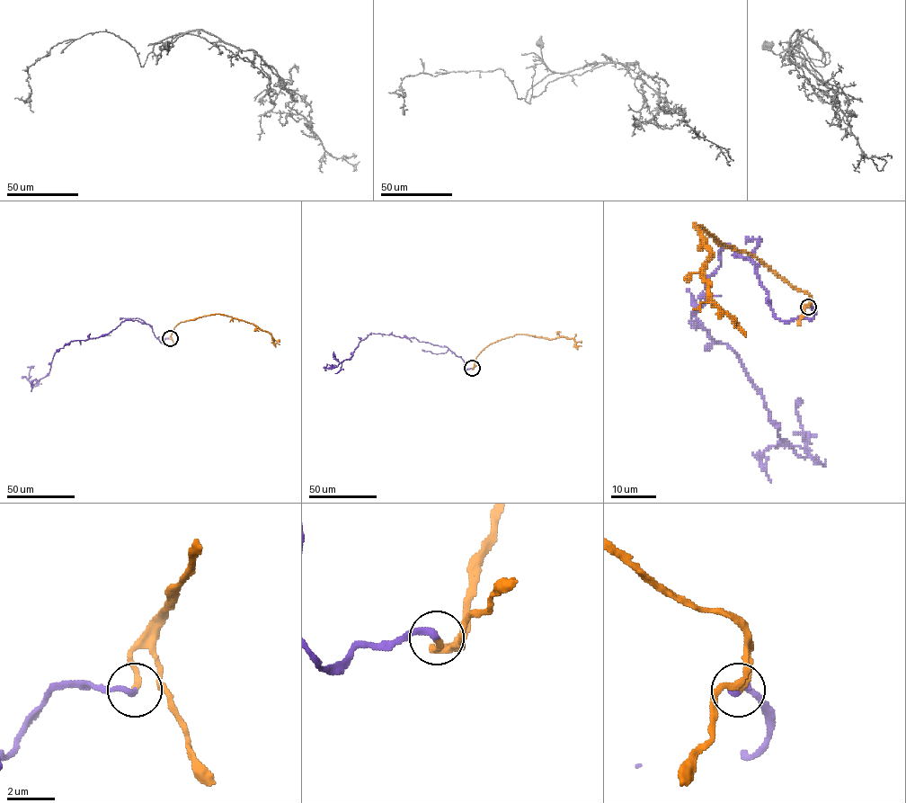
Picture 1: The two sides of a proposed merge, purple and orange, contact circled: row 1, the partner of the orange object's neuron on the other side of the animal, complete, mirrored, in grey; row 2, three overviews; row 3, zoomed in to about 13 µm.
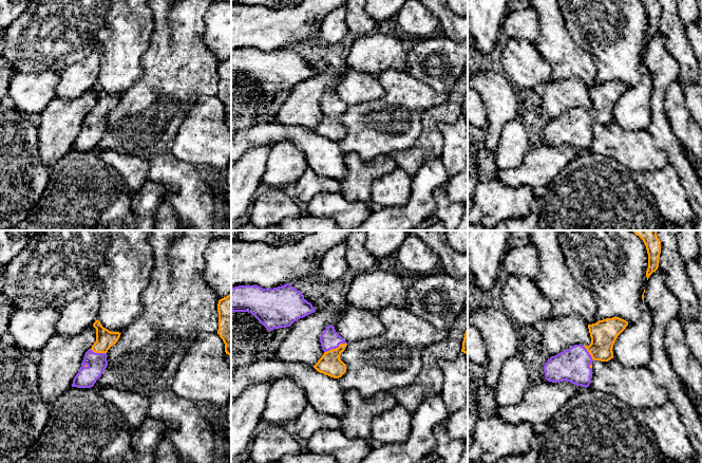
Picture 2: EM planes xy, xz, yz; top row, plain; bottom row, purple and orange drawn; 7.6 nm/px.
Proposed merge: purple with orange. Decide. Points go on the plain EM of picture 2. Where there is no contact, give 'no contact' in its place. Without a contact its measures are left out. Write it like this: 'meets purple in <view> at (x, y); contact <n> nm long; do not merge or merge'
meets purple in xz at (335, 111); contact 190 nm long; merge

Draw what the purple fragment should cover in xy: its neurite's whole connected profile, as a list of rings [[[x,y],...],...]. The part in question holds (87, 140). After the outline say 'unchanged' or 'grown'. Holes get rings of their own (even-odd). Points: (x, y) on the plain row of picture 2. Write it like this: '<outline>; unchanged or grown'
[[[98,82],[93,87],[93,90],[96,92],[96,105],[86,115],[81,130],[73,143],[72,150],[91,151],[94,149],[108,129],[108,113],[118,105],[121,97],[103,91]]]; grown

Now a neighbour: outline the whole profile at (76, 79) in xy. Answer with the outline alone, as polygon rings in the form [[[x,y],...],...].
[[[94,51],[83,60],[74,63],[60,73],[55,89],[56,97],[73,100],[91,90],[98,82],[100,54]]]

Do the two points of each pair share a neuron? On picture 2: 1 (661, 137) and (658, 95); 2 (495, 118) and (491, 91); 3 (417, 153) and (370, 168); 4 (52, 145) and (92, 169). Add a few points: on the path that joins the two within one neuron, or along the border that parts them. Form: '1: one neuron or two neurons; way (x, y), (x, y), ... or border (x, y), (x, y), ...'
1: one neuron; way (659, 127), (658, 106)
2: one neuron; way (495, 112), (495, 97)
3: two neurons; border (391, 155), (398, 166)
4: two neurons; border (71, 149), (50, 166)

